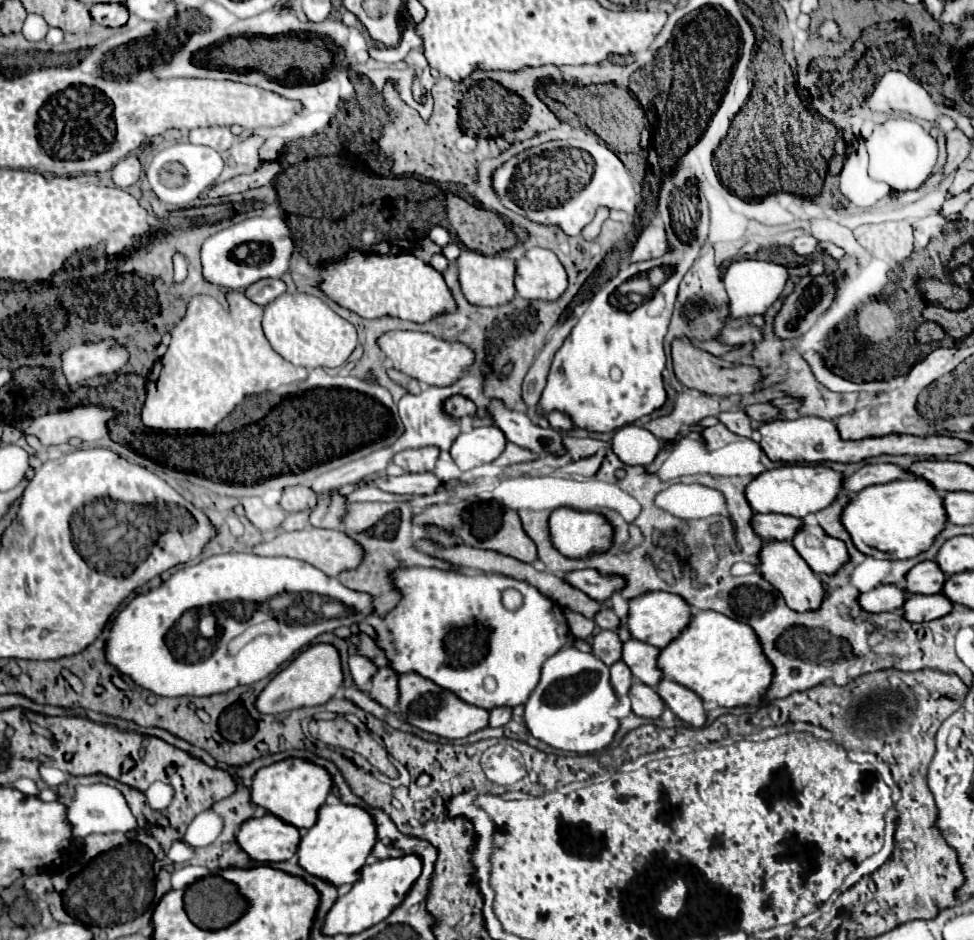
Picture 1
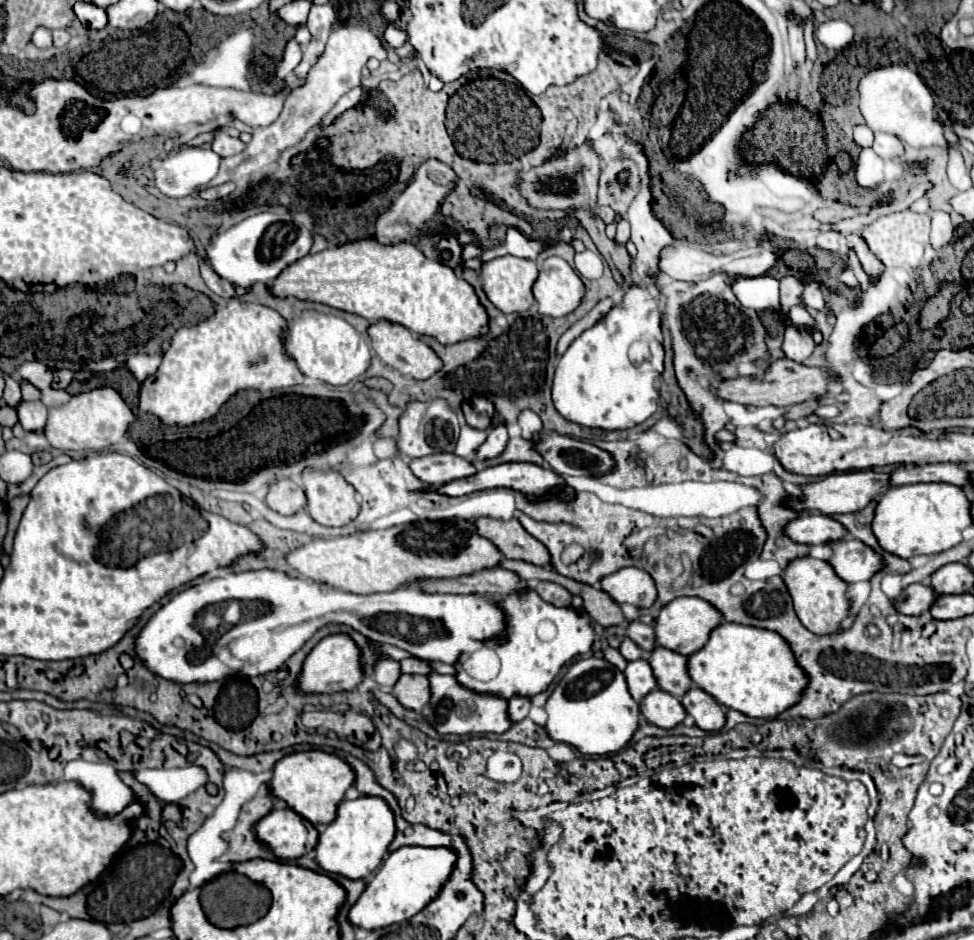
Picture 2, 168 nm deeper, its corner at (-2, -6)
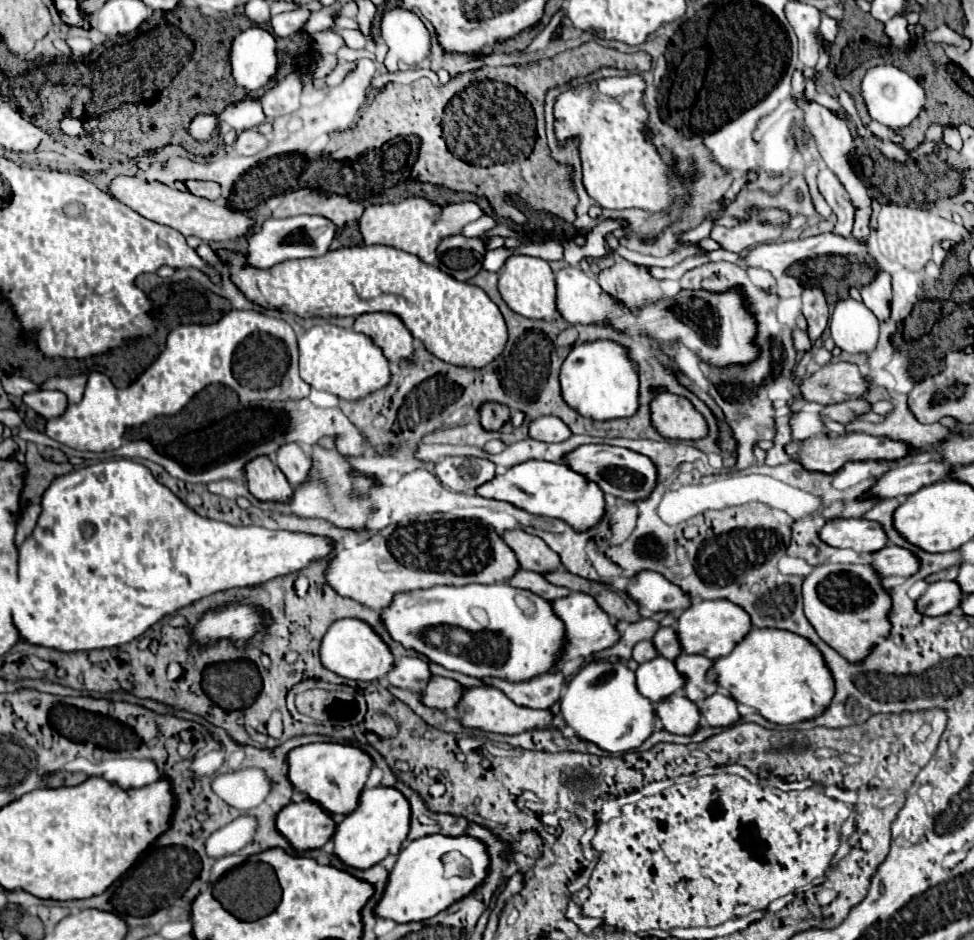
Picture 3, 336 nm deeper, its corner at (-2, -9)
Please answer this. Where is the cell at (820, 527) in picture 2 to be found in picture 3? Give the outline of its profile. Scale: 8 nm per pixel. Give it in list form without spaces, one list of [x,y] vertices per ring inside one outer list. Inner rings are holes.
[[[834,518],[828,520],[820,530],[820,540],[834,548],[852,548],[858,554],[870,554],[888,544],[888,538],[878,522]]]

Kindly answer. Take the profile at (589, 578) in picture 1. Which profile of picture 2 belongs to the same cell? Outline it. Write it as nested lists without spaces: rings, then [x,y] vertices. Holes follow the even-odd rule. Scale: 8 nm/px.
[[[624,567],[604,577],[600,587],[620,605],[630,603],[634,607],[648,609],[658,597],[658,591],[654,589],[654,579],[650,577],[650,573],[646,573],[646,569],[640,567]]]

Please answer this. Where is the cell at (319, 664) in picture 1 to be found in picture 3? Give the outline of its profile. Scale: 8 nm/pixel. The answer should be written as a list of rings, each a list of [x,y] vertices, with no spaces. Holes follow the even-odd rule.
[[[344,618],[334,622],[326,636],[322,638],[320,646],[320,662],[326,670],[348,678],[348,680],[358,680],[358,682],[374,682],[382,678],[394,662],[394,656],[390,654],[388,646],[374,634],[374,630],[356,618]]]

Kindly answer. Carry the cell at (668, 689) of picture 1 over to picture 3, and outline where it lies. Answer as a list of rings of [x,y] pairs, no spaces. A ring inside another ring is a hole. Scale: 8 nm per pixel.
[[[714,692],[712,696],[708,696],[704,702],[698,704],[698,708],[704,720],[708,722],[708,726],[714,726],[714,728],[734,726],[740,718],[736,710],[736,702],[722,692]]]

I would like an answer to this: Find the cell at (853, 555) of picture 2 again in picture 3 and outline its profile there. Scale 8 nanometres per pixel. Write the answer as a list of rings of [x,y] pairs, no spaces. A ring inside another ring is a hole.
[[[884,546],[882,550],[868,554],[866,562],[878,576],[904,576],[904,578],[912,576],[920,566],[918,558],[910,550],[898,546]]]

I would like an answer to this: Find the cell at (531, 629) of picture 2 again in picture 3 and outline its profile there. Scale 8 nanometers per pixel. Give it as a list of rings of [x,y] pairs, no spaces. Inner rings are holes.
[[[572,592],[566,598],[554,600],[552,610],[554,610],[554,616],[558,620],[562,620],[564,634],[566,634],[566,642],[562,646],[562,652],[560,652],[560,656],[558,656],[558,660],[556,660],[554,668],[552,668],[554,672],[562,670],[566,660],[572,660],[572,658],[578,658],[578,656],[590,656],[594,652],[610,648],[620,638],[620,632],[616,630],[614,624],[610,624],[610,618],[606,616],[606,612],[602,612],[602,608],[596,604],[596,600],[592,596],[588,596],[588,594]]]

